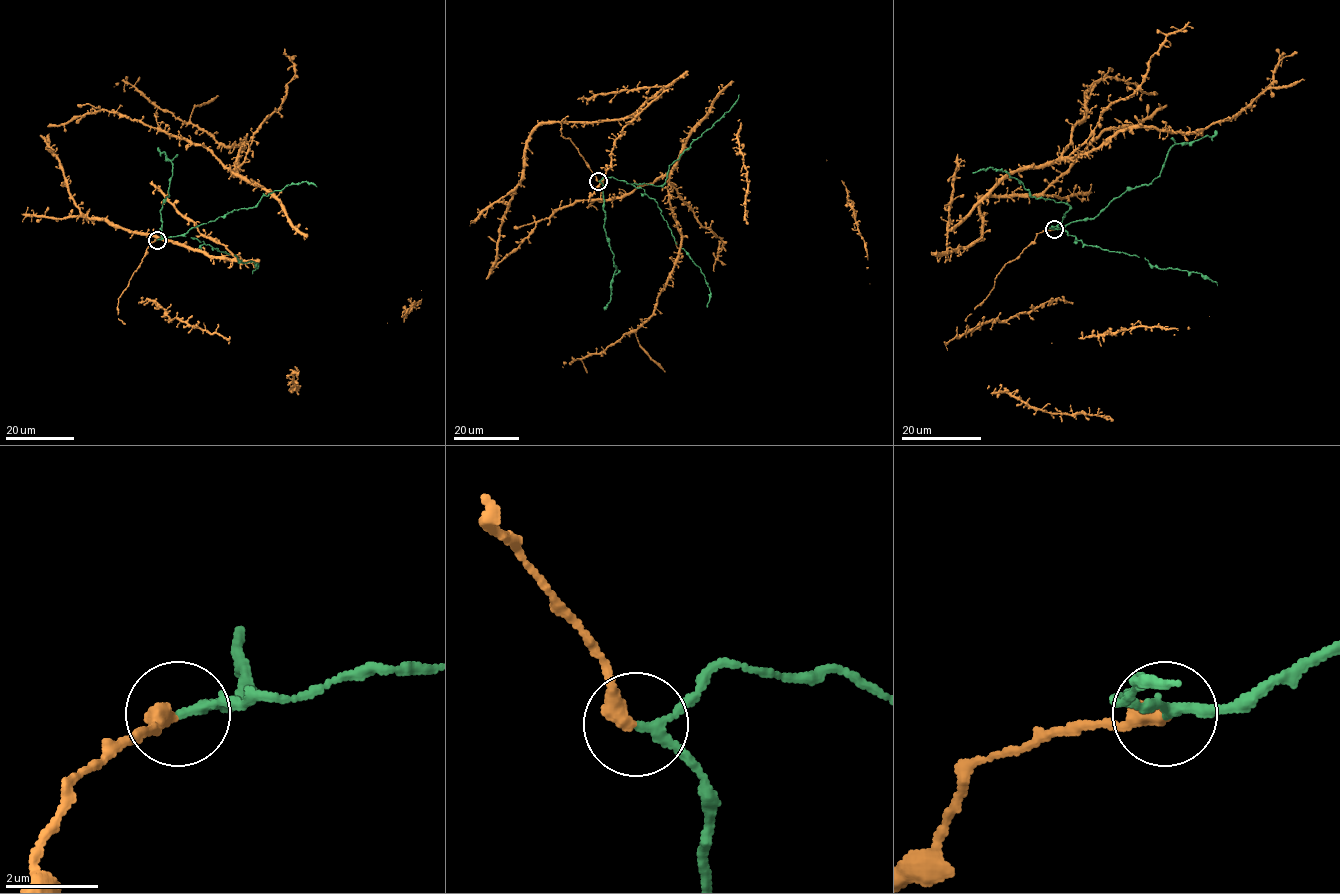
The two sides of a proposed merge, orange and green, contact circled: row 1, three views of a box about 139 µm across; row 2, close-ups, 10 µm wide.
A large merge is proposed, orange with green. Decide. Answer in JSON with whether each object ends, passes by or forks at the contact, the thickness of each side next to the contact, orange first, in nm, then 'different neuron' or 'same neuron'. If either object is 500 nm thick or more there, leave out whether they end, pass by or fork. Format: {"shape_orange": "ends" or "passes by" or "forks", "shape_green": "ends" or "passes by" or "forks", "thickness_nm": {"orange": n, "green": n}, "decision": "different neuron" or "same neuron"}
{"shape_orange": "ends", "shape_green": "passes by", "thickness_nm": {"orange": 400, "green": 170}, "decision": "same neuron"}

